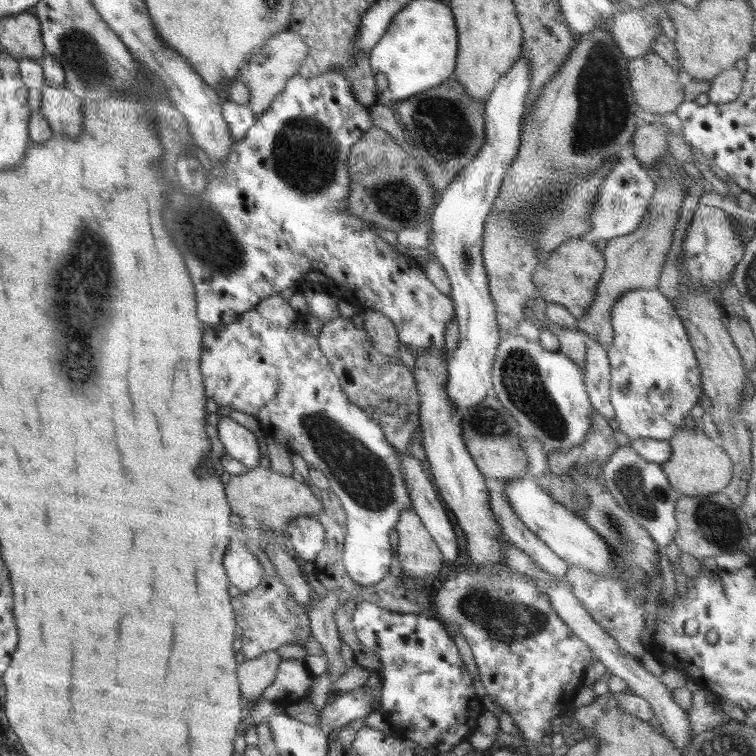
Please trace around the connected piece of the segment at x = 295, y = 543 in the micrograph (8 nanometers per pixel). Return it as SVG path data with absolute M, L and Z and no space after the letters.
M317 517L290 519L286 533L291 552L302 562L314 562L325 543L325 530Z

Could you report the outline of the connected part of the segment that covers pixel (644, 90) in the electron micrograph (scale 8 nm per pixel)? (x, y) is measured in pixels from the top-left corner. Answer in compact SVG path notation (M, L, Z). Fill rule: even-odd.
M652 50L630 59L627 67L635 101L644 111L652 114L672 114L682 104L685 86L678 81L678 72Z

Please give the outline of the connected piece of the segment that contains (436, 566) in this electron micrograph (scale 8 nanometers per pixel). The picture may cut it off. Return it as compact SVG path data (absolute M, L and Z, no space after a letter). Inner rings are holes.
M413 509L400 512L395 531L399 534L397 558L401 573L428 578L440 571L445 562L443 554Z

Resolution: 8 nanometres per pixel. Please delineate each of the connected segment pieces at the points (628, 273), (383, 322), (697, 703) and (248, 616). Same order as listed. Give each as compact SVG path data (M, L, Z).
M674 180L656 184L655 194L650 202L646 217L630 234L611 238L603 251L605 268L602 272L596 294L588 313L576 321L577 329L594 338L602 346L610 345L614 338L611 325L611 310L614 303L626 292L639 288L654 289L659 285L666 254L674 238L675 225L679 220L680 207L684 201L684 185Z
M366 307L360 315L364 321L366 334L374 343L374 348L382 355L398 357L399 337L390 318L372 307Z
M698 690L693 694L692 706L686 711L692 734L697 735L726 723L730 716L712 706L706 699L707 694Z
M265 574L258 586L232 597L231 602L236 625L242 629L242 654L247 660L291 643L304 646L306 638L312 636L306 612L292 600L292 592L276 575Z

